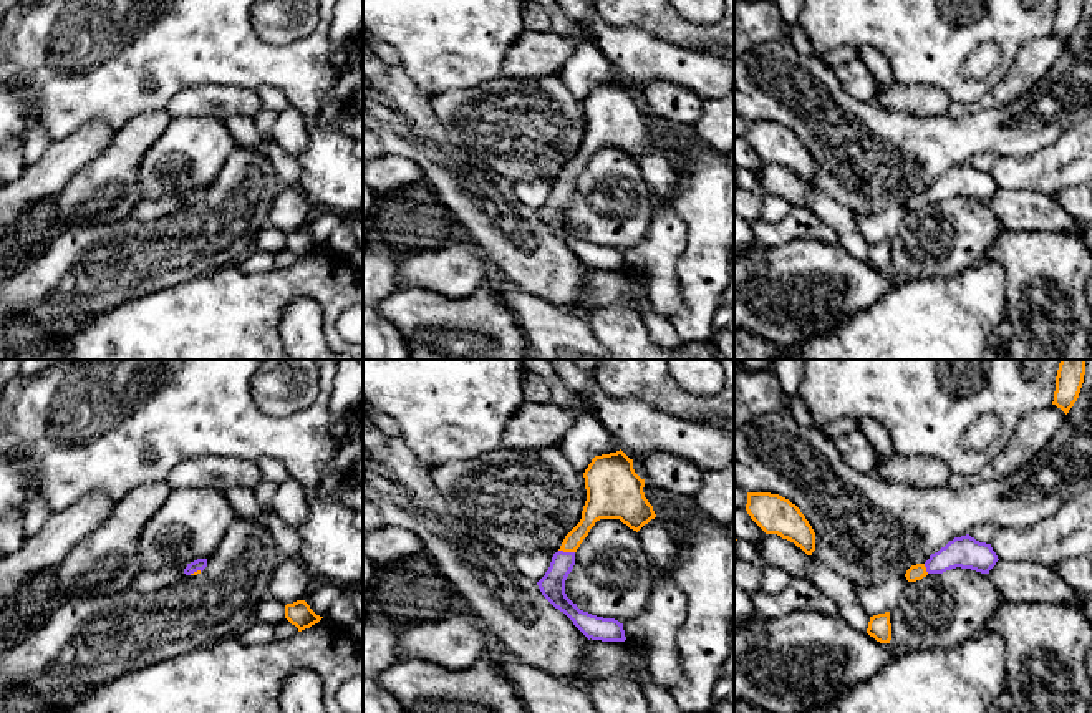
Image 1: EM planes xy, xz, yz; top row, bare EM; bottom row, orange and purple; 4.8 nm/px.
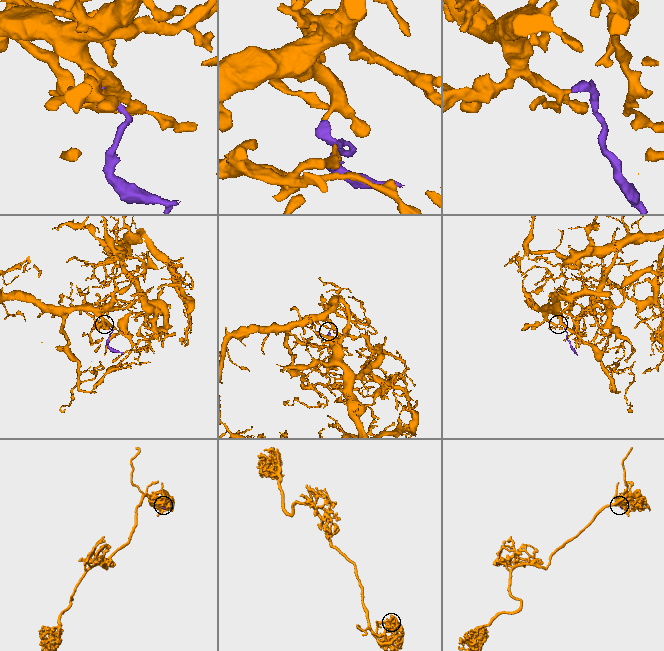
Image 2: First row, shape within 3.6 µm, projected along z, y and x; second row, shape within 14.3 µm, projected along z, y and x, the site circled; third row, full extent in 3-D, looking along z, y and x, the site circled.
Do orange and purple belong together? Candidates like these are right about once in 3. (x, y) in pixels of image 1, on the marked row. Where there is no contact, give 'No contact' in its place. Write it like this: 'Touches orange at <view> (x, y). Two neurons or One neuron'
Touches orange at xz (567, 551). One neuron

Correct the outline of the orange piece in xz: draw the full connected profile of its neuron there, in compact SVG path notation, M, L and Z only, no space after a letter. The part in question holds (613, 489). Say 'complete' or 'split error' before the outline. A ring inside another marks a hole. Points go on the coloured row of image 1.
split error; M621 449L595 456L583 473L587 501L580 522L565 536L545 575L537 582L542 595L590 640L625 642L623 623L583 612L565 594L565 580L575 565L575 552L600 519L620 519L633 531L656 517L645 497L641 479Z

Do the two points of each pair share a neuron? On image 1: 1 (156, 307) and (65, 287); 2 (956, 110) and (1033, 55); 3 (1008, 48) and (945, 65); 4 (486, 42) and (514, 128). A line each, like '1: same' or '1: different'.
1: different
2: same
3: same
4: different

